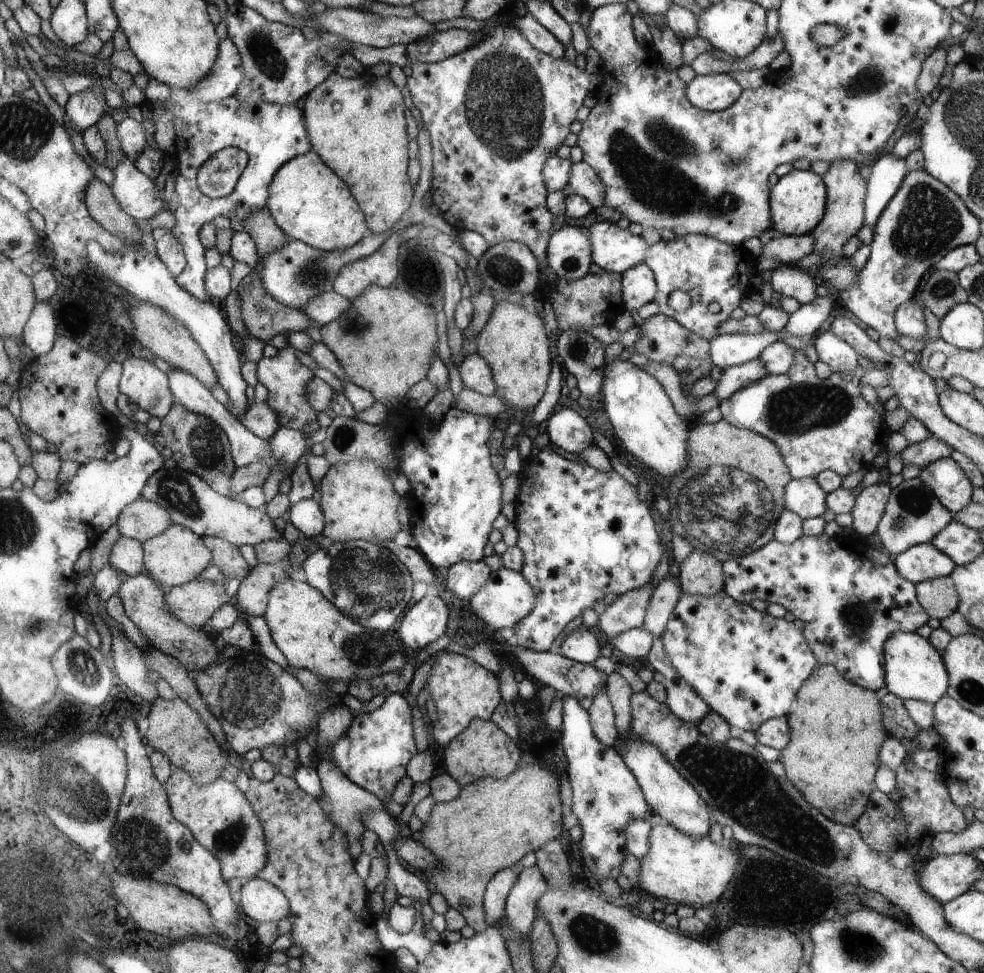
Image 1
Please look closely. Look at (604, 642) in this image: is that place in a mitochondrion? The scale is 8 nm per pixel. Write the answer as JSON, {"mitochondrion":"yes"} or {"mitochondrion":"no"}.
{"mitochondrion":"no"}

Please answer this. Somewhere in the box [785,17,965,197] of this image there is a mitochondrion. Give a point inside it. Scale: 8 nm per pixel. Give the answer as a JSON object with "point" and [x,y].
{"point":[870,81]}

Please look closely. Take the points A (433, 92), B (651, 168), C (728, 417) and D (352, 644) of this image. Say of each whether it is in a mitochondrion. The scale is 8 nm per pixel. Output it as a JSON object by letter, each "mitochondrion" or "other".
{"A":"other","B":"mitochondrion","C":"other","D":"mitochondrion"}

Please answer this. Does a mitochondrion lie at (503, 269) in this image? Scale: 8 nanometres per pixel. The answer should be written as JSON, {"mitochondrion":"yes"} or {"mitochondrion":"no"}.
{"mitochondrion":"yes"}

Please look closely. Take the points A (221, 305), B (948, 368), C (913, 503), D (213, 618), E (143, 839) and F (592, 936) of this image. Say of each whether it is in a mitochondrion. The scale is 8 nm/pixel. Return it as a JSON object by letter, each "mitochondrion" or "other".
{"A":"other","B":"other","C":"mitochondrion","D":"other","E":"mitochondrion","F":"mitochondrion"}

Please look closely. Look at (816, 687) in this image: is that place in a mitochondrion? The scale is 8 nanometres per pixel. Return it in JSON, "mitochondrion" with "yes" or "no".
{"mitochondrion":"no"}

